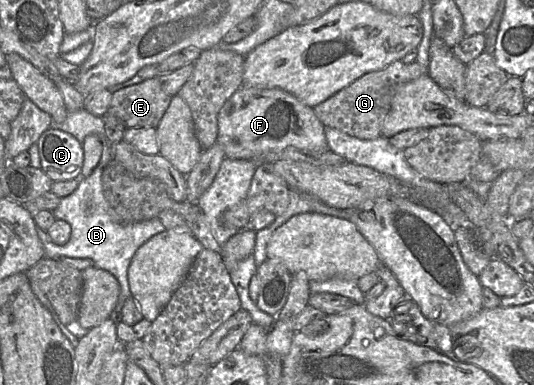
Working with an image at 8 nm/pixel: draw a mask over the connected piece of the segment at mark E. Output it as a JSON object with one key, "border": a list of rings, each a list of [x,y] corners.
{"border":[[[155,77],[114,92],[108,113],[120,118],[127,129],[156,129],[171,98]]]}

